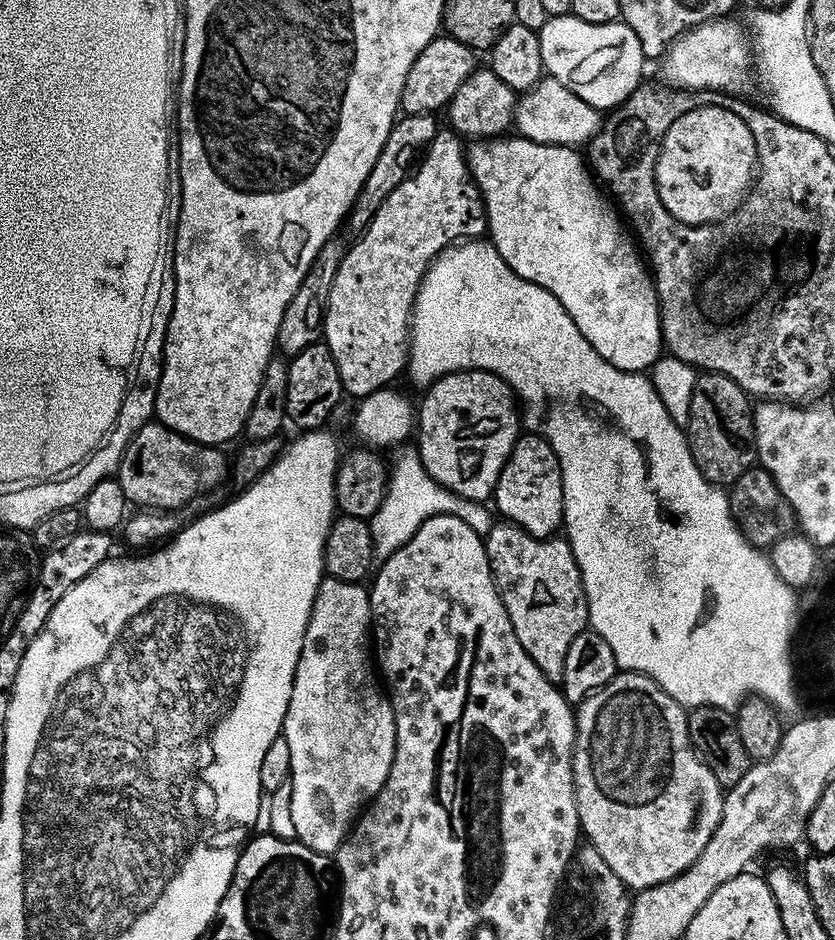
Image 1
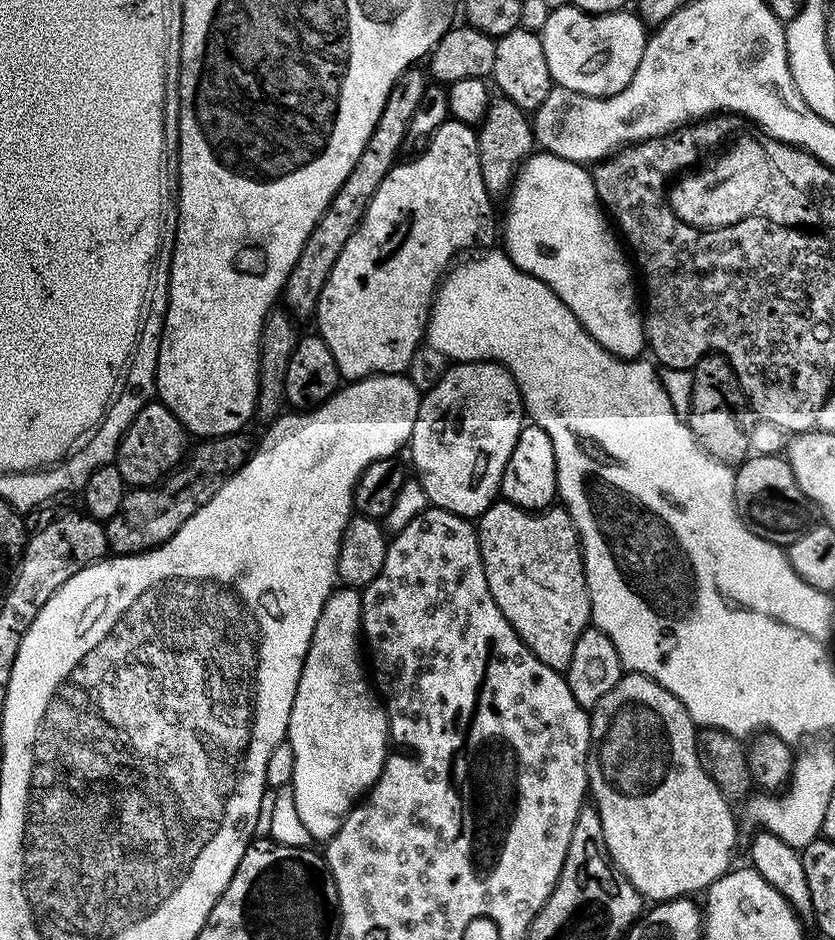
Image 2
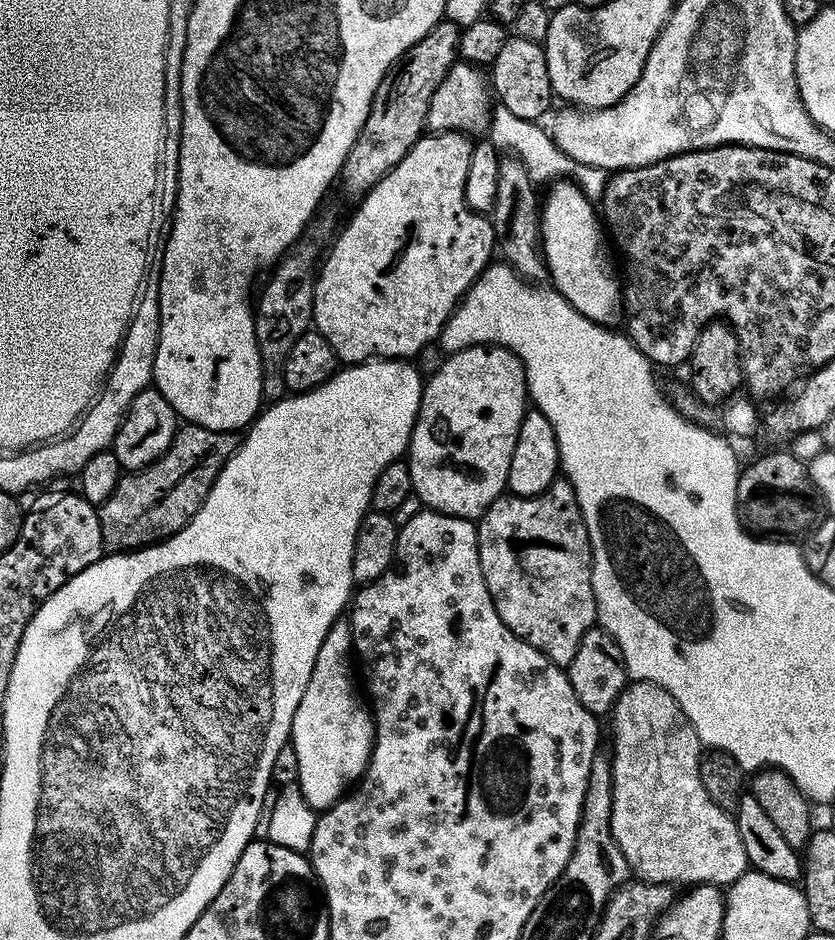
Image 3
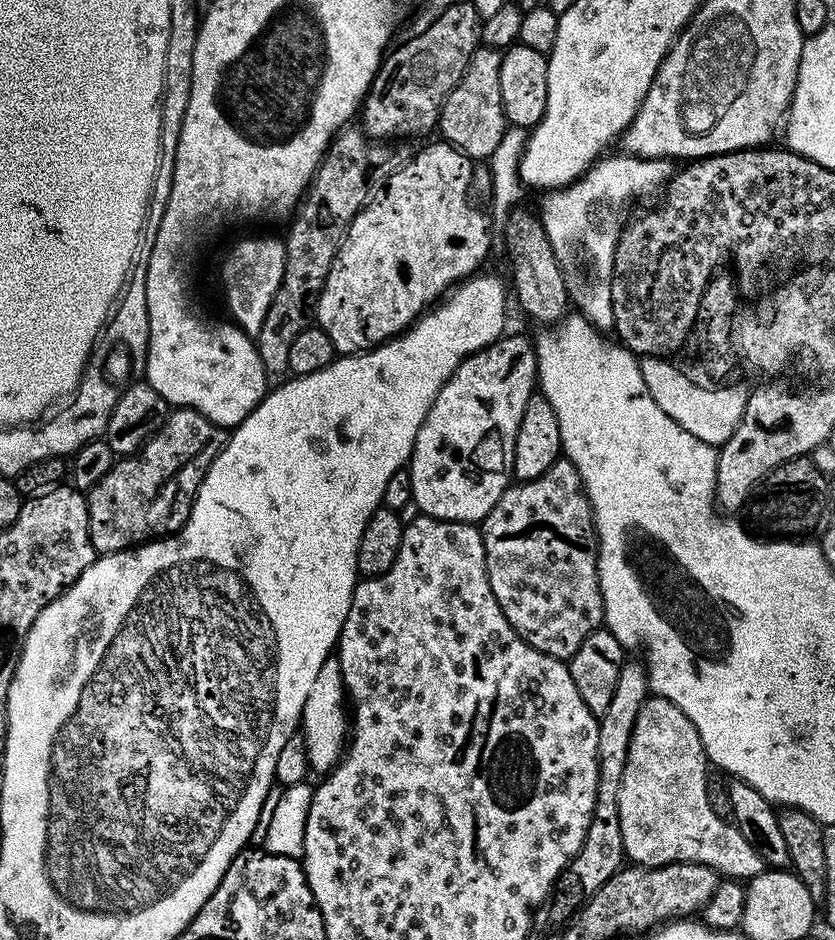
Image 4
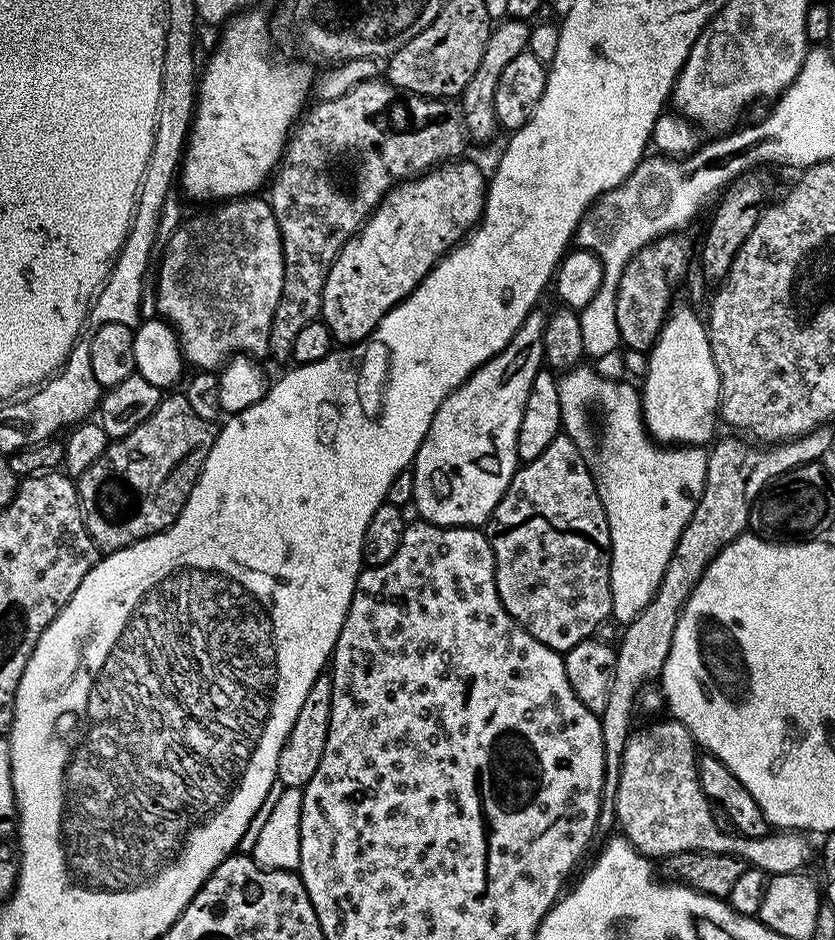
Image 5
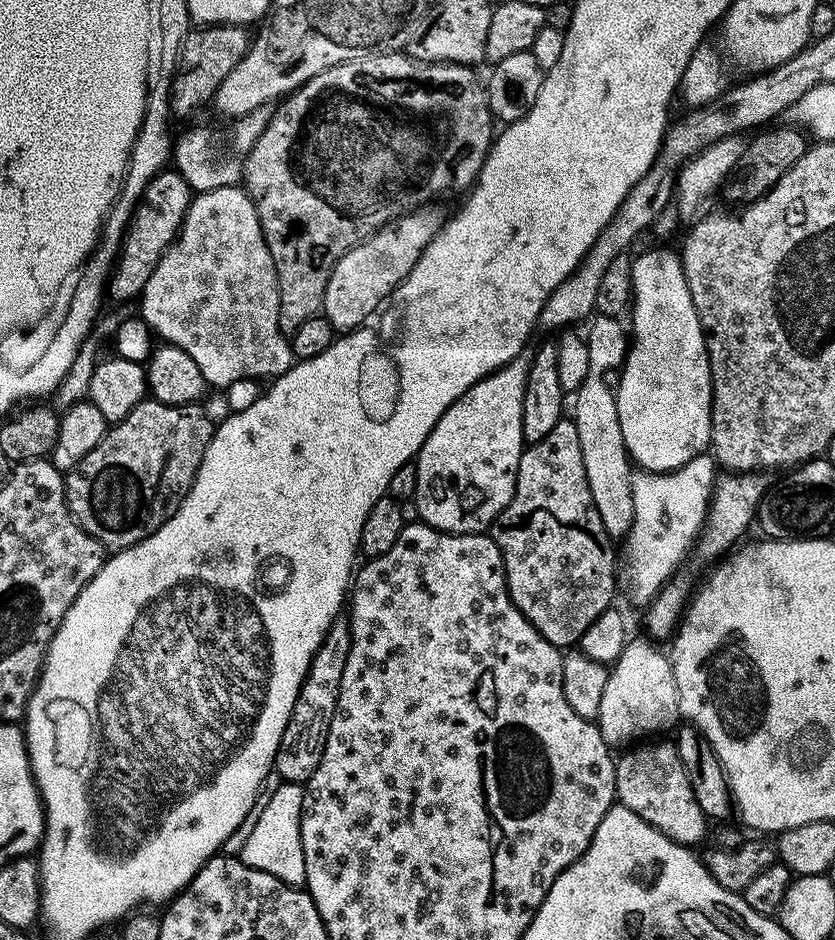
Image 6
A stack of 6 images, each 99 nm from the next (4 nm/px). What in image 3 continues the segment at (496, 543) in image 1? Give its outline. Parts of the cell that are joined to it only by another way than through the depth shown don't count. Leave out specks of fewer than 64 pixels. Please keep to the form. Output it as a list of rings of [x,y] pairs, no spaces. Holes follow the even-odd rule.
[[[557,478],[553,480],[547,490],[537,496],[501,494],[487,508],[483,516],[479,517],[476,524],[476,537],[478,538],[478,562],[482,562],[482,578],[486,578],[486,586],[490,590],[490,598],[494,602],[494,610],[498,610],[498,618],[502,618],[502,622],[506,622],[506,626],[519,640],[534,646],[534,650],[546,654],[546,658],[550,658],[550,662],[561,666],[574,662],[574,653],[578,651],[578,642],[582,642],[582,634],[586,634],[598,620],[594,586],[592,585],[592,547],[582,518],[582,510],[578,506],[578,498],[574,494],[574,486],[570,486],[568,480]]]

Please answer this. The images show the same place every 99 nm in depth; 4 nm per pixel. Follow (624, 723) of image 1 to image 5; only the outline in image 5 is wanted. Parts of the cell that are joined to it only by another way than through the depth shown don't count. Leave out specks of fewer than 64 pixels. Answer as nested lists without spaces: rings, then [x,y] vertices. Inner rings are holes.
[[[674,718],[667,719],[661,724],[652,724],[649,728],[637,727],[626,742],[616,795],[616,818],[619,831],[624,837],[649,858],[657,858],[656,856],[667,858],[679,852],[713,852],[739,856],[745,865],[761,868],[772,876],[801,871],[805,867],[808,855],[812,852],[807,835],[796,830],[780,830],[762,838],[750,838],[733,834],[731,831],[723,832],[720,829],[723,827],[713,817],[712,804],[698,782],[696,769],[698,745],[693,740],[690,730],[686,730],[686,726],[682,726]]]

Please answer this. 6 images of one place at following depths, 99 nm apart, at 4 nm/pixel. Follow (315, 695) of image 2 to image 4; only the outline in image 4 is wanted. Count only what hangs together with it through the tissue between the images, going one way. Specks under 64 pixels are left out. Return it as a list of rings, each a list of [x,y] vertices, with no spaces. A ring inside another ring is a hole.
[[[330,655],[322,662],[322,670],[318,670],[318,678],[314,678],[314,686],[310,686],[310,694],[306,694],[304,708],[300,712],[302,735],[308,751],[308,767],[313,773],[327,774],[340,763],[344,755],[346,741],[350,736],[350,712],[346,707],[346,693],[342,670],[336,655]]]

